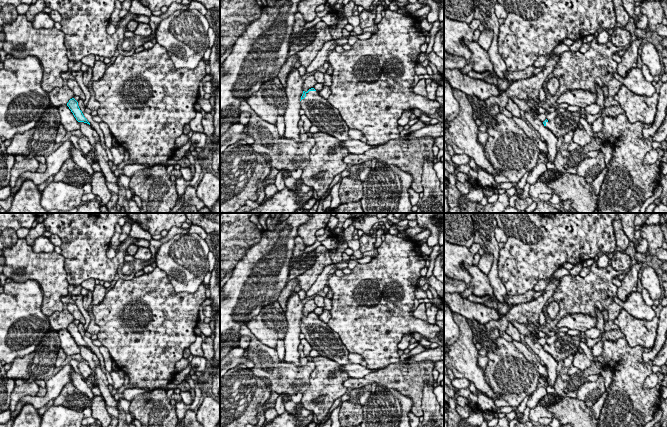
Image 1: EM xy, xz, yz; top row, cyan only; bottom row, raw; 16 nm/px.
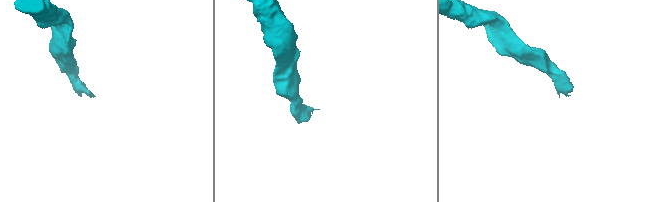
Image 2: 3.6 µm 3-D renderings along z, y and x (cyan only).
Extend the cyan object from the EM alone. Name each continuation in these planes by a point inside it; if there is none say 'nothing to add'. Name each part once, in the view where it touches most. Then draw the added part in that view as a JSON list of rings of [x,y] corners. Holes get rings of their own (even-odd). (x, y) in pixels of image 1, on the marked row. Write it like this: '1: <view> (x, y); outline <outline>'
1: xz (321, 113); outline [[[319,91],[306,93],[306,97],[301,100],[301,108],[320,132],[328,133],[340,141],[353,140],[348,135],[349,127],[339,111],[321,97]]]

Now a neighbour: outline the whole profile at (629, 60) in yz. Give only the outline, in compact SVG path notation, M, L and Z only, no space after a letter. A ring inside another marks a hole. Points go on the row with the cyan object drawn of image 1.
M638 38L631 42L630 47L625 50L624 55L621 58L621 62L617 63L616 72L623 77L626 77L627 73L632 68L637 68L638 49L642 44L642 39Z

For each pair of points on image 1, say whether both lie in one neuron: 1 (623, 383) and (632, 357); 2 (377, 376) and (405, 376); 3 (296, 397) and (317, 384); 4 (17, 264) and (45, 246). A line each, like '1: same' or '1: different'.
1: same
2: same
3: different
4: different

